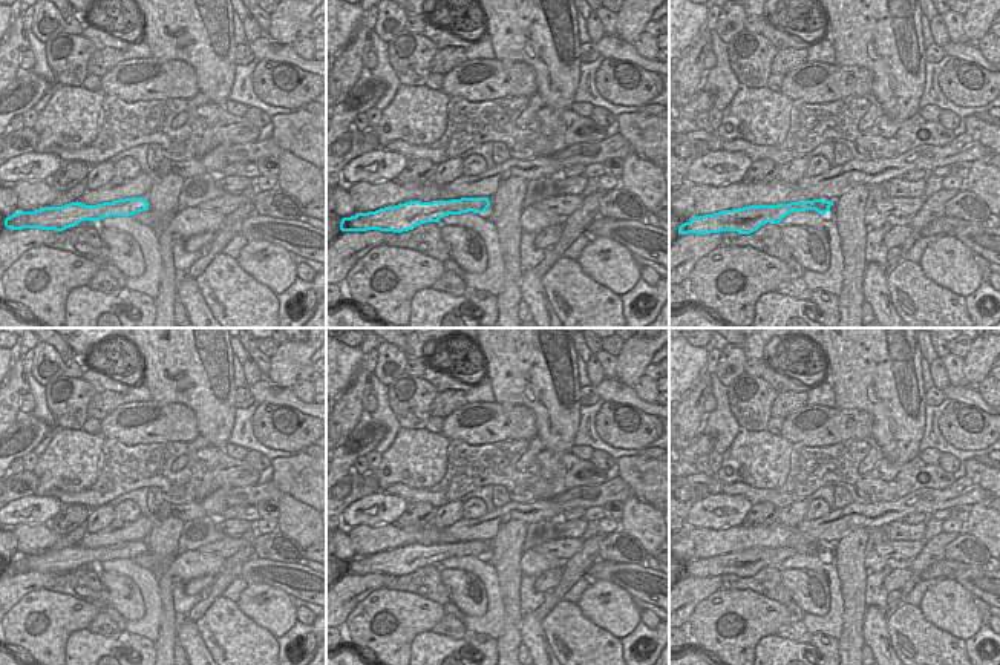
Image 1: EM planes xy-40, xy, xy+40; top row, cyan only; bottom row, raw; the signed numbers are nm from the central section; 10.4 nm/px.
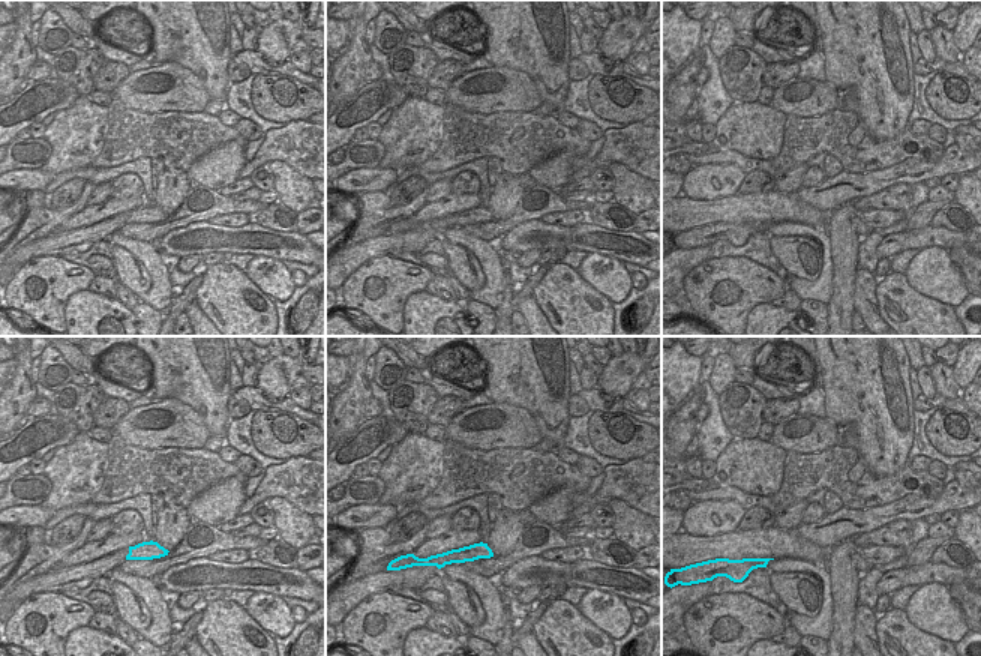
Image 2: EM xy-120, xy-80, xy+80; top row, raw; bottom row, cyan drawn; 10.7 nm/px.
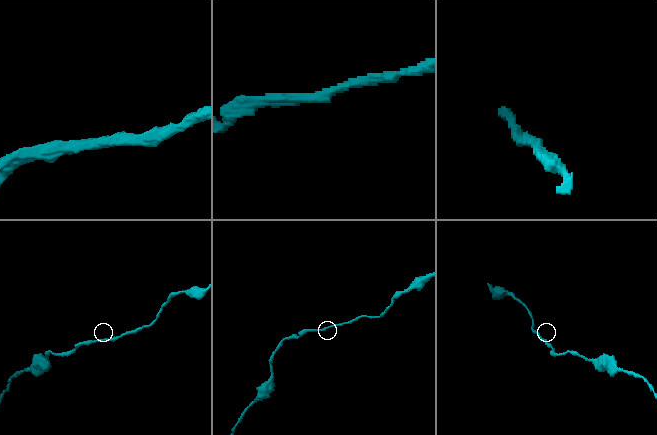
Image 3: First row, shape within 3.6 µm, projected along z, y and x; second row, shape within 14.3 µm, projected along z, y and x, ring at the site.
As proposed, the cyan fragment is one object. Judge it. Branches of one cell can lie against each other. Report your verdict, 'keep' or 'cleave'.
keep

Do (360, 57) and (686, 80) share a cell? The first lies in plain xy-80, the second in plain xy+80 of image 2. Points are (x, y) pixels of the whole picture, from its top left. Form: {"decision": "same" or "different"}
{"decision": "same"}

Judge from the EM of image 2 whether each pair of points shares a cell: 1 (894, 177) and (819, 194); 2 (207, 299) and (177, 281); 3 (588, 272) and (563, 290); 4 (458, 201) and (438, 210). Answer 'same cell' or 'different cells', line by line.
1: same cell
2: different cells
3: different cells
4: same cell

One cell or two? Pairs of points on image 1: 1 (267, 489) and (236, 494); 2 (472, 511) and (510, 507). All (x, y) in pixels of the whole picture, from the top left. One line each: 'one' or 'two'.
1: one
2: two

